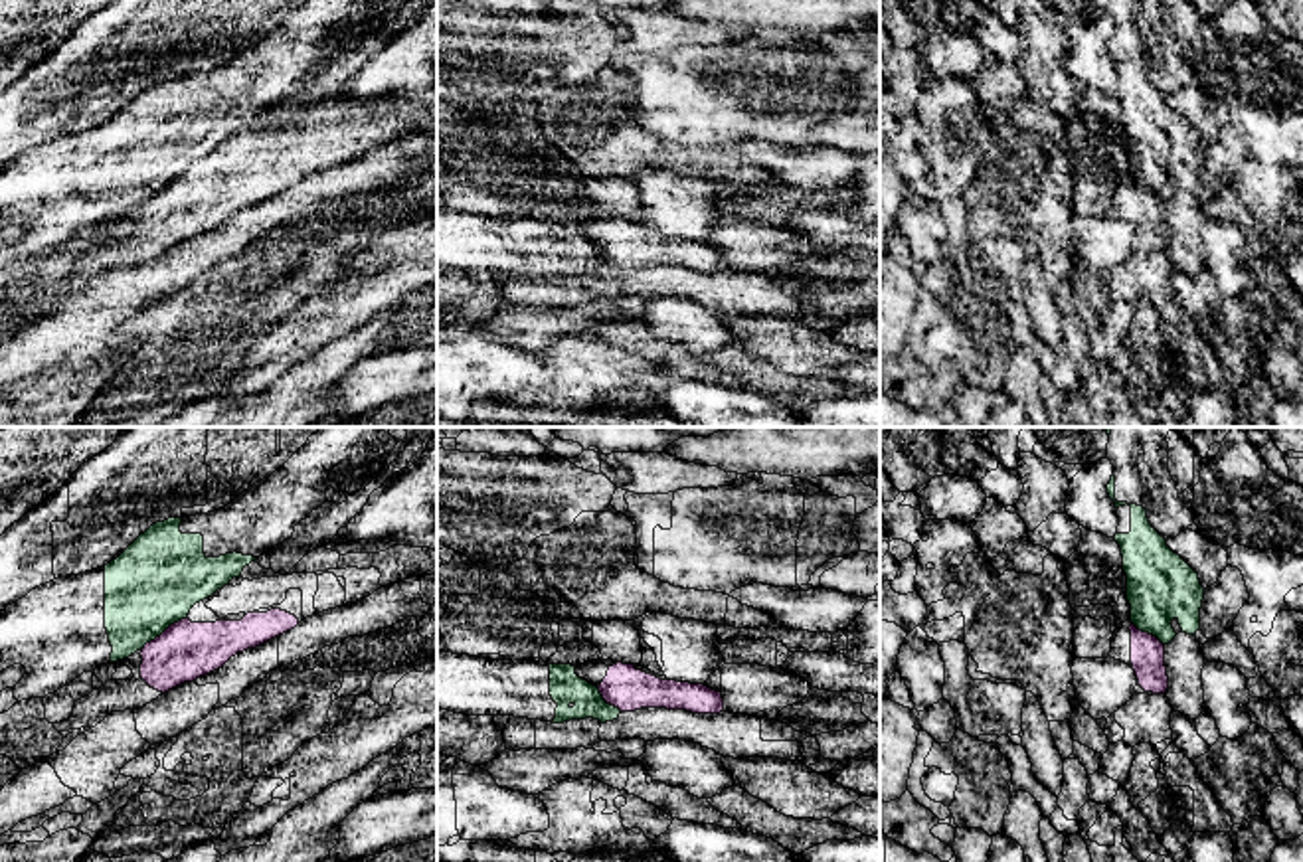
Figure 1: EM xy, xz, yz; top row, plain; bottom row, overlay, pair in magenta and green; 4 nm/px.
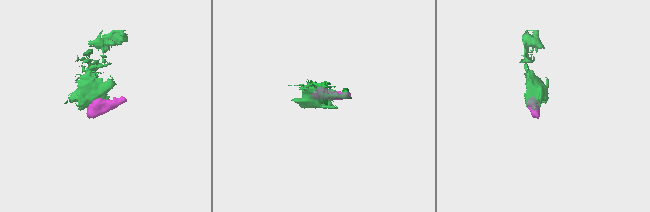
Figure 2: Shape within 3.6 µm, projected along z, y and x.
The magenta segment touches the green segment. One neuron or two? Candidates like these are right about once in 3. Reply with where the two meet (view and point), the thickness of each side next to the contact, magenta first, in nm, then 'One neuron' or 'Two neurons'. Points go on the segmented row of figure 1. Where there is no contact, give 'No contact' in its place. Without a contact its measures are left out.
Touches magenta at xy (167, 629). Thickness 240 nm (magenta) against 360 nm. Two neurons

